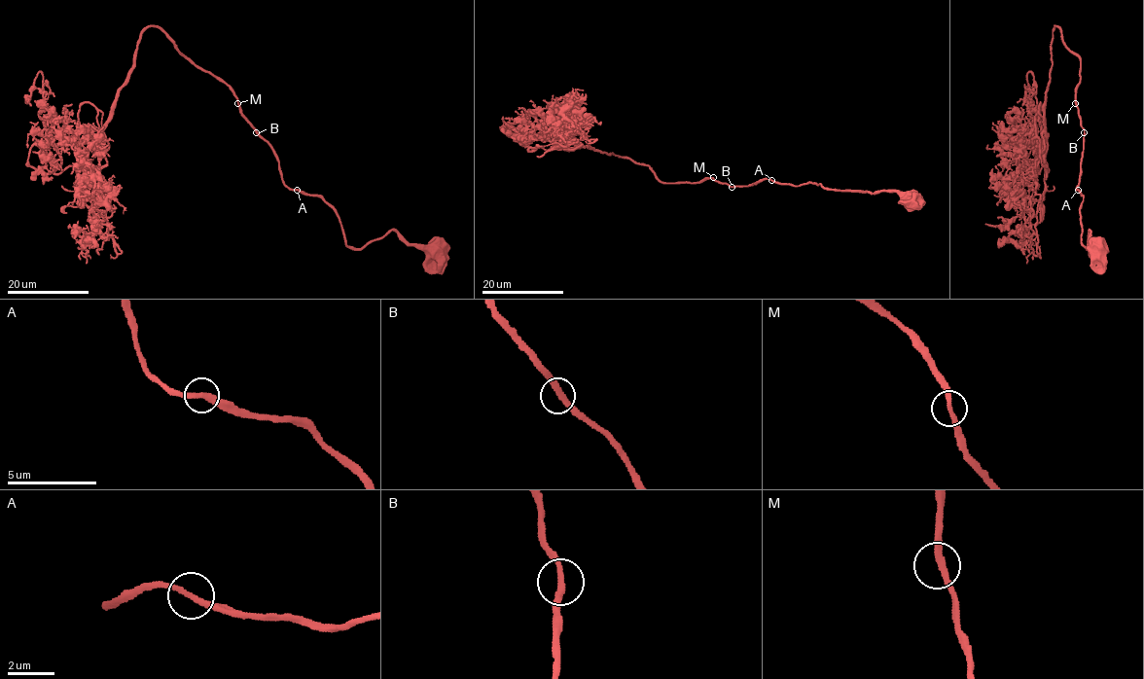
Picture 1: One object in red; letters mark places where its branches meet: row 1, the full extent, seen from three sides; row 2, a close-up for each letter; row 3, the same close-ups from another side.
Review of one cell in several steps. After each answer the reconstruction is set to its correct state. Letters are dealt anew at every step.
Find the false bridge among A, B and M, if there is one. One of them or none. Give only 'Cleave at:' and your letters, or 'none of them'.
Cleave at: none of them

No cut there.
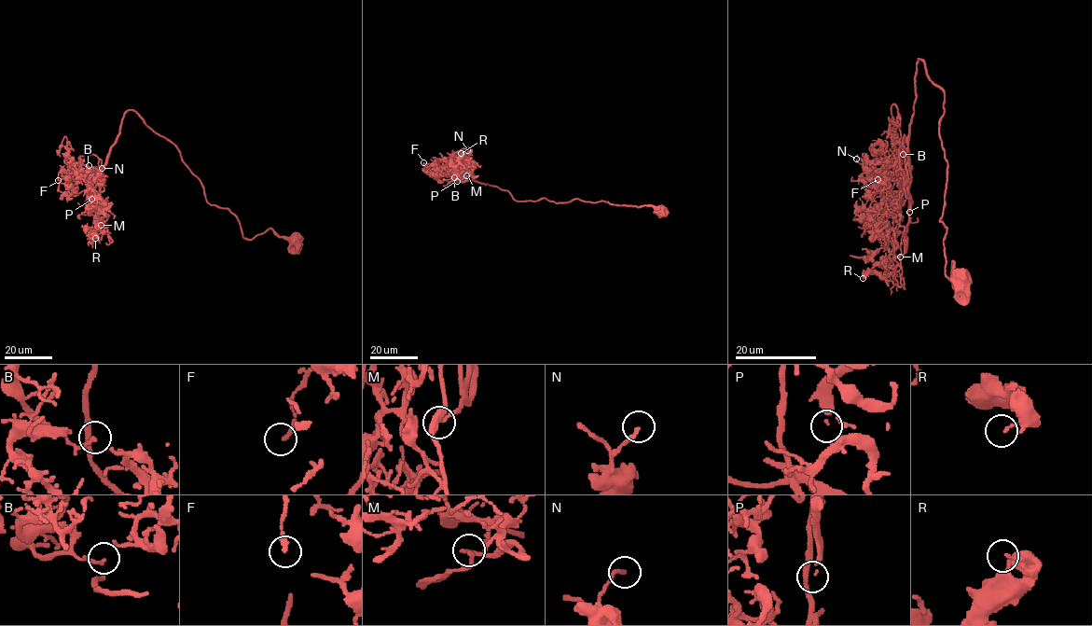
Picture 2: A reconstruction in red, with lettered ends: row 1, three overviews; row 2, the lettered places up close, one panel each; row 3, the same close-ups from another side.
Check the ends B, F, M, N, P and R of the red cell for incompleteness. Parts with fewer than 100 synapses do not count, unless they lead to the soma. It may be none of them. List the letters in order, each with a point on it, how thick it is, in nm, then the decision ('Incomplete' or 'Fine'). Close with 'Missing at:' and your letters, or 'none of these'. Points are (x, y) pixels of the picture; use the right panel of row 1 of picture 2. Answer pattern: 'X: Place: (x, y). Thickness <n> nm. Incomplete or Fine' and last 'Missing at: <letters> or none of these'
B: Place: (903, 154). Thickness 80 nm. Fine
F: Place: (877, 179). Thickness 220 nm. Fine
M: Place: (900, 257). Thickness 110 nm. Fine
N: Place: (856, 159). Thickness 160 nm. Fine
P: Place: (909, 212). Thickness 90 nm. Fine
R: Place: (863, 278). Thickness 120 nm. Fine
Missing at: none of these

